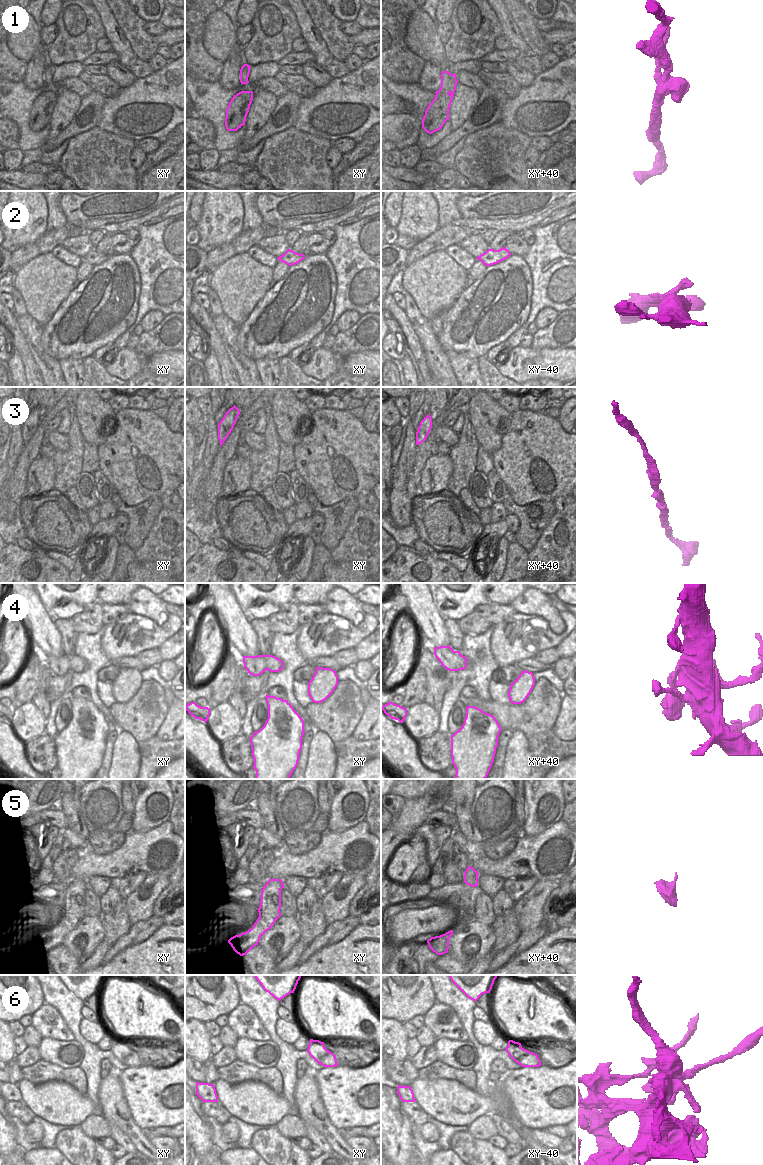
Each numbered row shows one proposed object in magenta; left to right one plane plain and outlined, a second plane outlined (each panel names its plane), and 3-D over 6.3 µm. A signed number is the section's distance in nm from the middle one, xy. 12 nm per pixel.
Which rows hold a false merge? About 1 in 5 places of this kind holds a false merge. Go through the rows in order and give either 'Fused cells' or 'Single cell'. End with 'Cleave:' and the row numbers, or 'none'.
1: Fused cells
2: Single cell
3: Single cell
4: Single cell
5: Single cell
6: Fused cells
Cleave: 1, 6.

